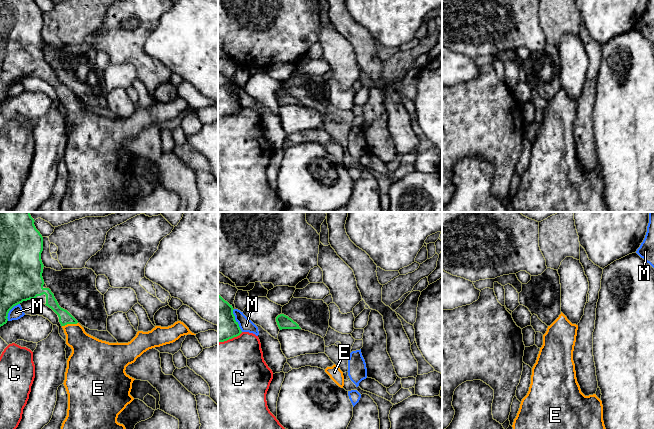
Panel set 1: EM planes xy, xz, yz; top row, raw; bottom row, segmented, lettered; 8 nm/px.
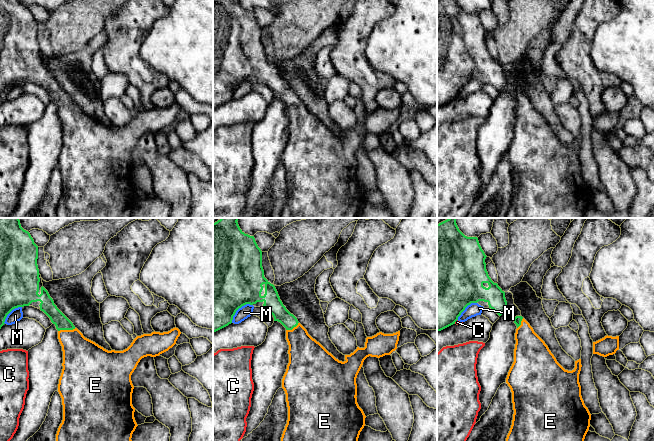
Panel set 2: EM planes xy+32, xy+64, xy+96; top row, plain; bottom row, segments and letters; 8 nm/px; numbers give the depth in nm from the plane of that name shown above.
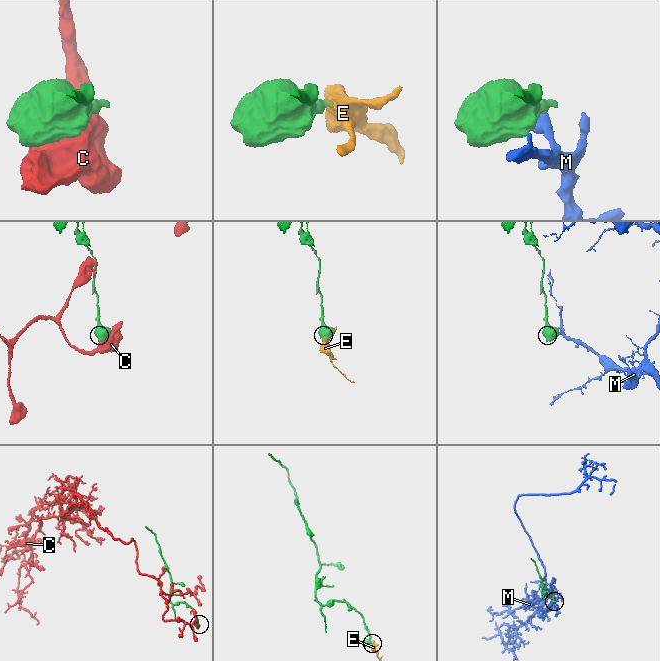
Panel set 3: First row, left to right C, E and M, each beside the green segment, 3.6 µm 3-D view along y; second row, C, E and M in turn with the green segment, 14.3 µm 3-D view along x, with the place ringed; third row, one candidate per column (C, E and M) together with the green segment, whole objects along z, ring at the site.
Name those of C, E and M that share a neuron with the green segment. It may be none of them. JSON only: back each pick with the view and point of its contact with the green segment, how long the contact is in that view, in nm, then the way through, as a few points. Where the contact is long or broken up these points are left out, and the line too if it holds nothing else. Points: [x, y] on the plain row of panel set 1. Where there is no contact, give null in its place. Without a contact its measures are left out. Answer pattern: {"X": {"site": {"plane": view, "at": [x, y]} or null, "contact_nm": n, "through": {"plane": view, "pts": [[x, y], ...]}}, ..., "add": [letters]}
{"E": {"site": {"plane": "xy", "at": [69, 99]}, "contact_nm": 130, "through": {"plane": "xy", "pts": [[65, 93], [69, 99], [76, 114], [86, 125]]}}, "add": ["E"]}

